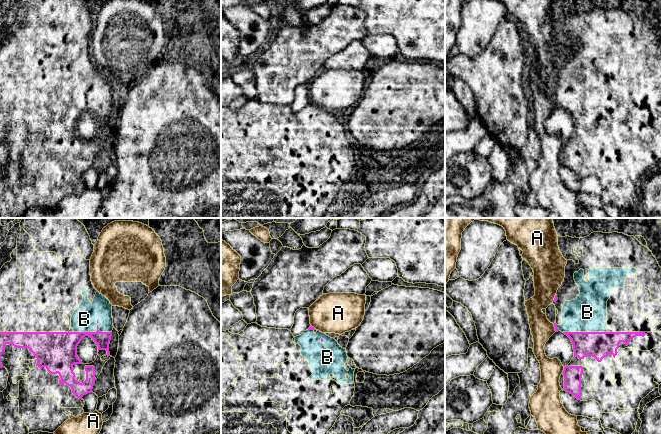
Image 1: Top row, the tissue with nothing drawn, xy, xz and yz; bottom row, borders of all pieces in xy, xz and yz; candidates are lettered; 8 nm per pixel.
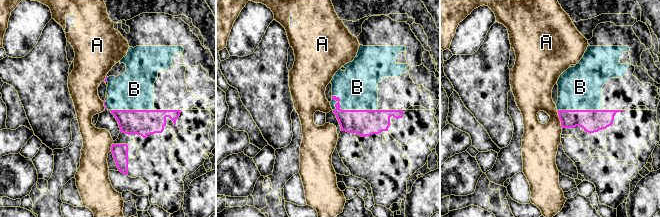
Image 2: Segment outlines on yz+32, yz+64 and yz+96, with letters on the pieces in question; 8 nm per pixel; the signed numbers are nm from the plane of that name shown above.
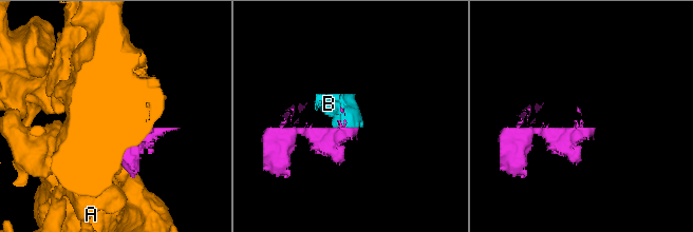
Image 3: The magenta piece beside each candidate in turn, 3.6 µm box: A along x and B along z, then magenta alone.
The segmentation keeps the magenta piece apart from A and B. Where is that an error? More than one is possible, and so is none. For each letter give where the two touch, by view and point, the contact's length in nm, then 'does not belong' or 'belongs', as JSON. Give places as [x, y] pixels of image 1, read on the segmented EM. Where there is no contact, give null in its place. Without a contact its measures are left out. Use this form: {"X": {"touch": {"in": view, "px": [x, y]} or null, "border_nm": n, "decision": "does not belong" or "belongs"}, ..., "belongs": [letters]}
{"A": {"touch": {"in": "yz", "px": [563, 370]}, "border_nm": 50, "decision": "does not belong"}, "B": {"touch": {"in": "xy", "px": [92, 332]}, "border_nm": 320, "decision": "belongs"}, "belongs": ["B"]}

